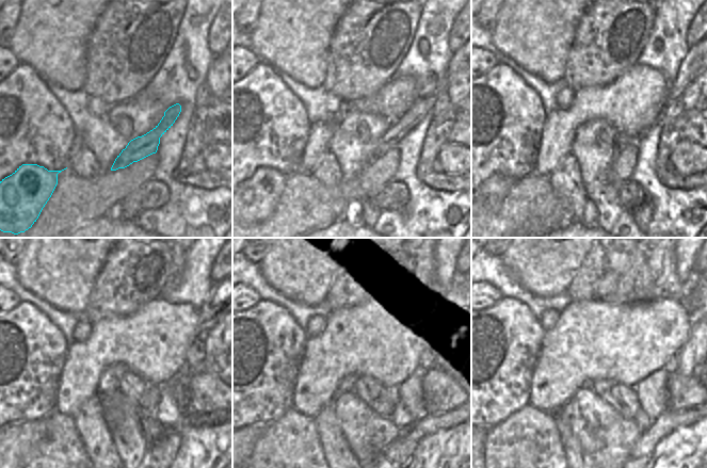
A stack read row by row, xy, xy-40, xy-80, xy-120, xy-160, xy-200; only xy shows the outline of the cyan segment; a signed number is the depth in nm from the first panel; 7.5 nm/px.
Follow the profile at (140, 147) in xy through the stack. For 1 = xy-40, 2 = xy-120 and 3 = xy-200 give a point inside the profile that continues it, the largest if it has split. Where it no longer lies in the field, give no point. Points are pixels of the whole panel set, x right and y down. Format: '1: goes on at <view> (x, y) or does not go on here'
1: goes on at xy-40 (398, 129)
2: goes on at xy-120 (210, 311)
3: goes on at xy-200 (688, 301)

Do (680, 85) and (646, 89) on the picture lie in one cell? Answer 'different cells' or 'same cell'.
different cells

